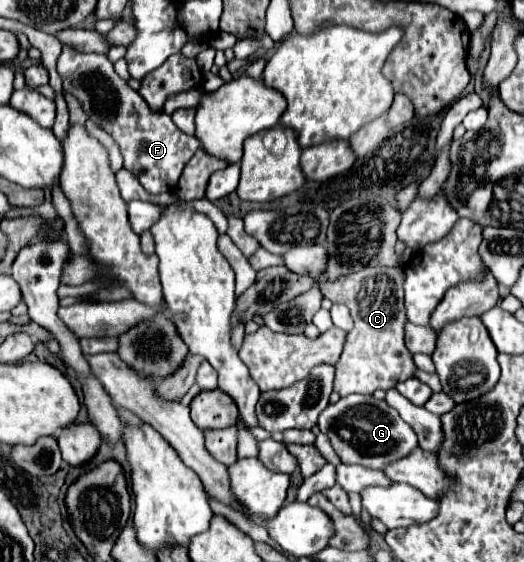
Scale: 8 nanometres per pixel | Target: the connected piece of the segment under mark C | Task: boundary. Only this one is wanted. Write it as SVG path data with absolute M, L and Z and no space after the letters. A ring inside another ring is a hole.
M365 268L357 274L337 278L337 282L321 282L321 294L331 302L341 302L351 310L355 328L347 334L347 342L339 362L335 364L335 392L349 394L373 394L377 388L389 390L405 378L413 378L417 366L413 354L405 348L403 328L407 324L403 306L403 268Z

